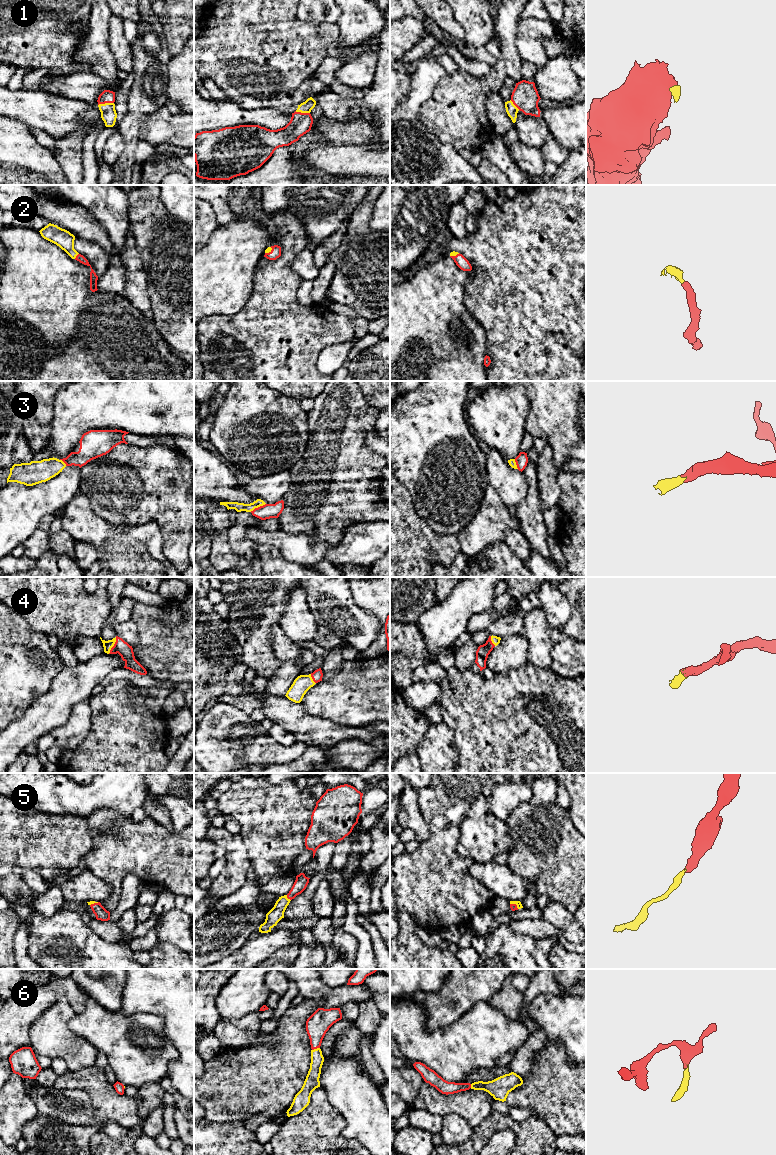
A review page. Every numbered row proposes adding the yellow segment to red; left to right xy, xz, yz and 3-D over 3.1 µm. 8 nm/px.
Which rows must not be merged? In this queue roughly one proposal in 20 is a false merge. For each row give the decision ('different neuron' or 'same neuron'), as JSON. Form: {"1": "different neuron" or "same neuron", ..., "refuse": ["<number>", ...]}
{"1": "same neuron", "2": "same neuron", "3": "same neuron", "4": "same neuron", "5": "same neuron", "6": "same neuron", "refuse": []}

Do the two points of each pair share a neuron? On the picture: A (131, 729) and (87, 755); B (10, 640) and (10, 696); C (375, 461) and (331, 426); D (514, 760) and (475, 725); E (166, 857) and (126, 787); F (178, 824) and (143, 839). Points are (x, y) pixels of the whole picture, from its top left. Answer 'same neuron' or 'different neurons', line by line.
A: same neuron
B: same neuron
C: same neuron
D: same neuron
E: different neurons
F: different neurons

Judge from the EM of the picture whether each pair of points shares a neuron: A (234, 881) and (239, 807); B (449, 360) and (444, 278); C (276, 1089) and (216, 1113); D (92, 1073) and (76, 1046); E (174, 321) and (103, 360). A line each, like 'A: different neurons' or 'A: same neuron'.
A: different neurons
B: same neuron
C: same neuron
D: different neurons
E: different neurons

